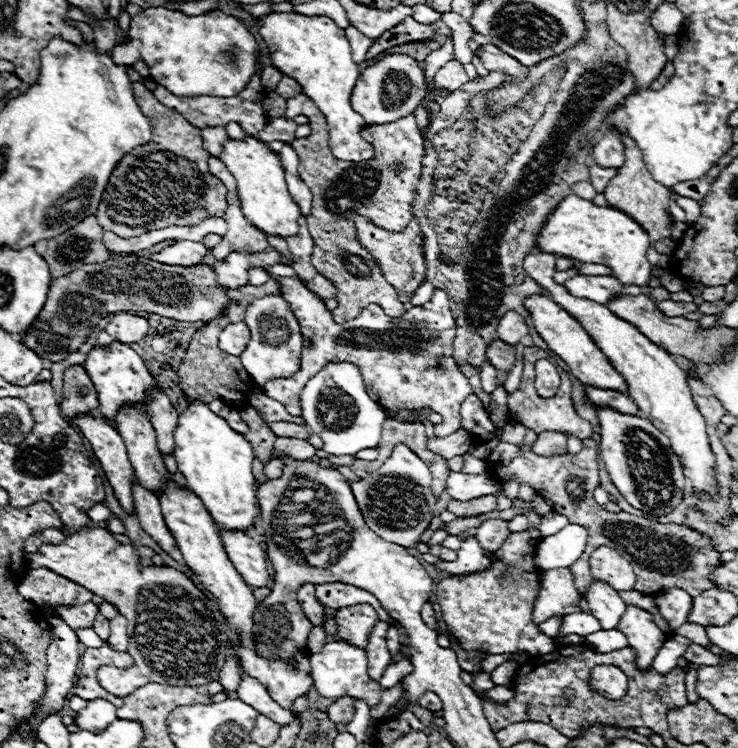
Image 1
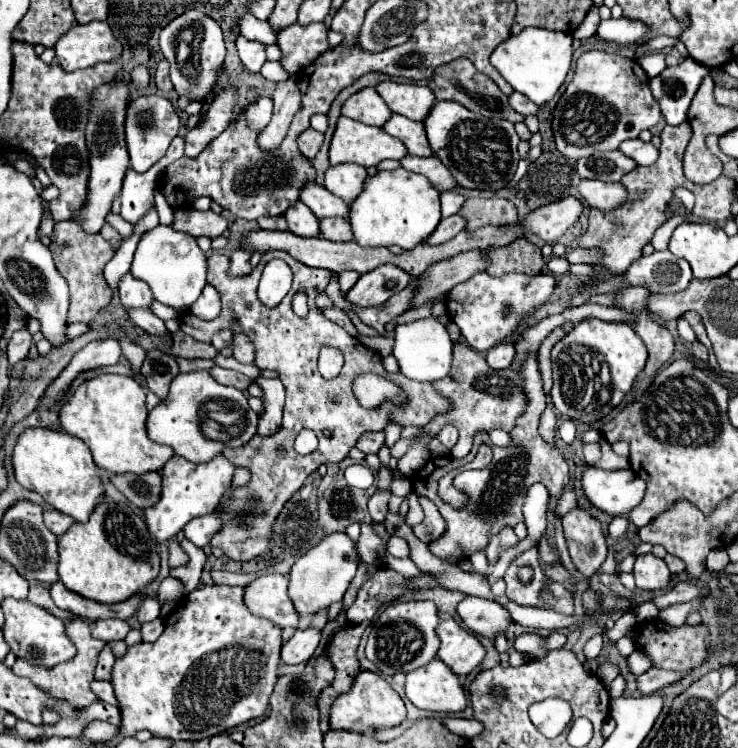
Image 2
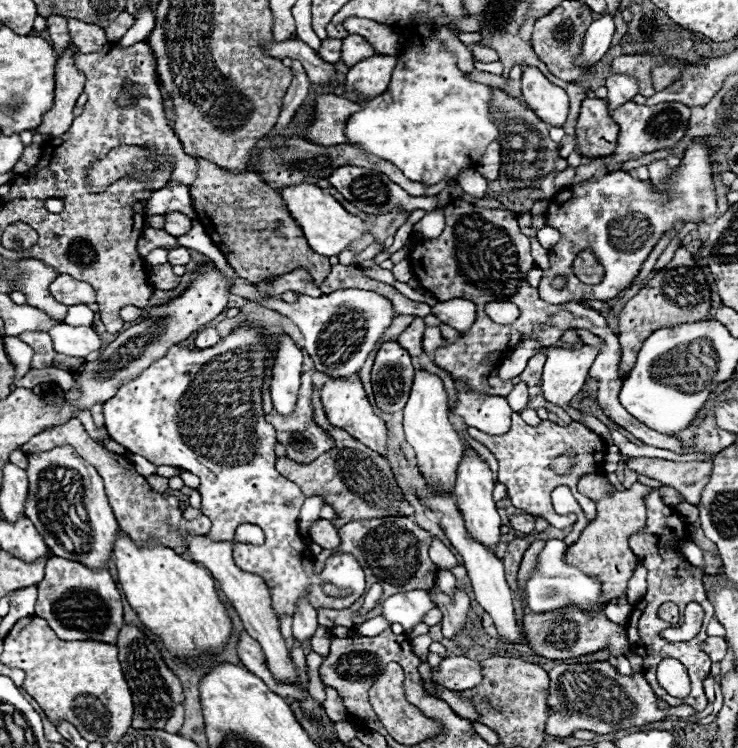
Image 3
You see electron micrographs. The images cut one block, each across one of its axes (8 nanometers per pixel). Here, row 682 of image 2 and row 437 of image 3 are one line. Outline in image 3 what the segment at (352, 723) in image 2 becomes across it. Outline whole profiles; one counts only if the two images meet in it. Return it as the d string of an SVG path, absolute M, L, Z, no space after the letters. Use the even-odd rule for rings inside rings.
M352 376L352 378L346 378L346 380L328 378L328 382L320 390L320 396L322 396L322 406L324 406L324 412L328 416L328 422L332 422L332 426L338 426L338 428L346 430L358 442L364 442L368 448L386 456L386 452L388 452L386 422L372 412L372 404L368 402L366 392L364 392L362 382L358 380L358 376Z

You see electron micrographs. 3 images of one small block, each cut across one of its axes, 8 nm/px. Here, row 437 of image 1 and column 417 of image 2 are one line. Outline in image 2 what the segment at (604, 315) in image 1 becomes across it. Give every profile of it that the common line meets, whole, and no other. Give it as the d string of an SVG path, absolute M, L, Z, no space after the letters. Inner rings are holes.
M438 658L406 674L406 698L420 710L460 712L466 706L466 694L458 676Z

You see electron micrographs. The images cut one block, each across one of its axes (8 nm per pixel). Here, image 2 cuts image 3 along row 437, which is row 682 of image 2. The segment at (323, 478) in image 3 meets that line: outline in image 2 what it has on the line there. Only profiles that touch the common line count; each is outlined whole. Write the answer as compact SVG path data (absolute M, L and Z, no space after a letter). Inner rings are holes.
M348 624L344 628L344 632L336 634L330 642L328 656L334 664L336 676L334 676L334 682L328 688L324 688L320 698L318 698L322 732L326 732L330 728L328 726L328 710L330 710L330 704L332 704L334 696L340 694L340 692L346 692L350 688L356 672L360 670L360 664L358 664L358 658L356 658L356 648L360 644L362 632L364 632L364 624Z

